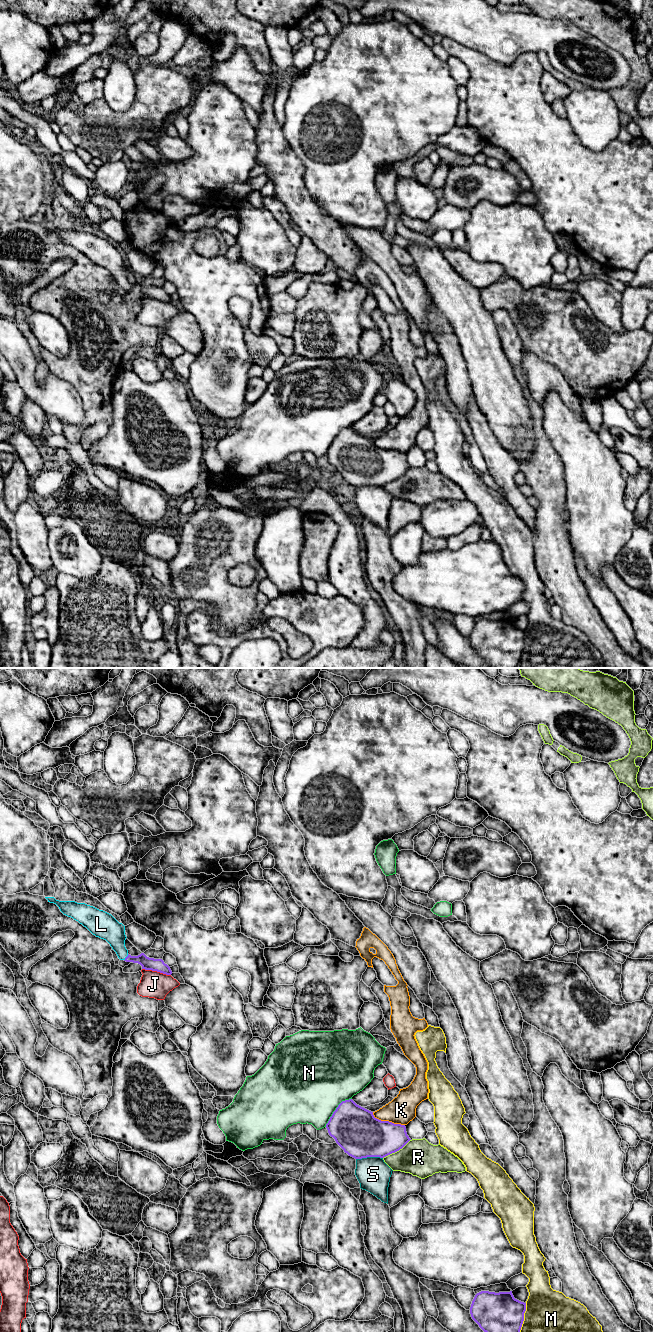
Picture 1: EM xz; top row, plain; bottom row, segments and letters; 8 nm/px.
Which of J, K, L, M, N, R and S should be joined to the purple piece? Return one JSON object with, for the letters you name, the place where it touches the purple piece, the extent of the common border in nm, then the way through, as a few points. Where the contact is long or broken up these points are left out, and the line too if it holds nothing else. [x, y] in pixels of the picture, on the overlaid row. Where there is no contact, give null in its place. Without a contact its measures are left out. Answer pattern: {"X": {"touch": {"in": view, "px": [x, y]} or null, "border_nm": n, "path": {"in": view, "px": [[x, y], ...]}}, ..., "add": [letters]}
{"L": {"touch": {"in": "xz", "px": [126, 957]}, "border_nm": 70, "path": {"in": "xz", "px": [[147, 963], [142, 959], [126, 957], [119, 948], [112, 931]]}}, "add": ["L"]}

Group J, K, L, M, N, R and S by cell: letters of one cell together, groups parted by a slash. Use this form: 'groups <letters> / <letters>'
groups J / K / L / M / N / R / S

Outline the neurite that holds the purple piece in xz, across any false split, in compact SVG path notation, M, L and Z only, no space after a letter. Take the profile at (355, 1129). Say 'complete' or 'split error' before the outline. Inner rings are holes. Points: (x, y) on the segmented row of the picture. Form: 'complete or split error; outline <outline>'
complete; outline M352 1099L338 1105L326 1128L344 1152L355 1159L384 1158L411 1140L405 1125L381 1121Z

